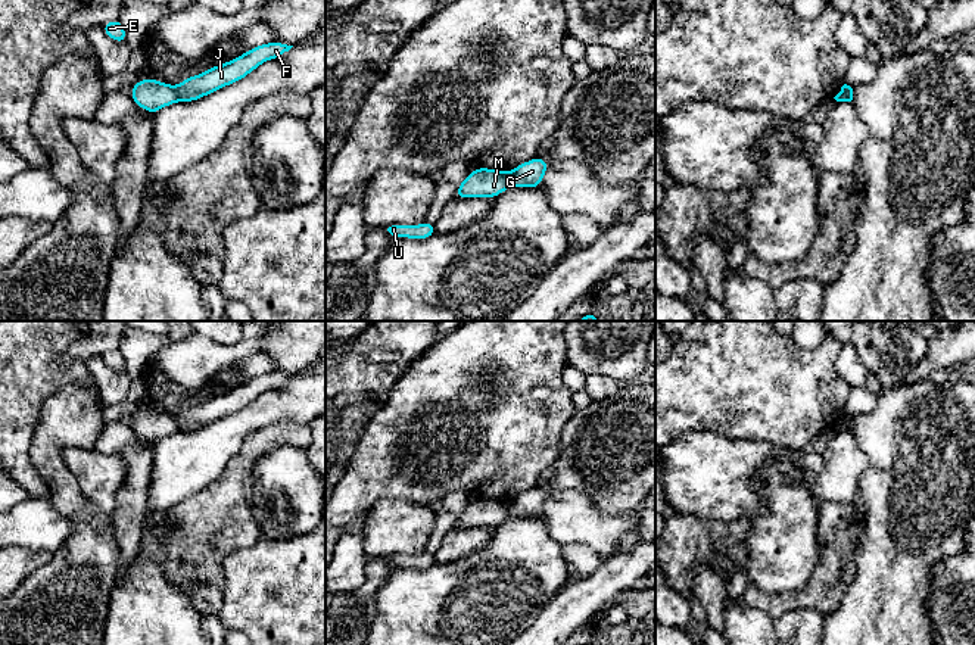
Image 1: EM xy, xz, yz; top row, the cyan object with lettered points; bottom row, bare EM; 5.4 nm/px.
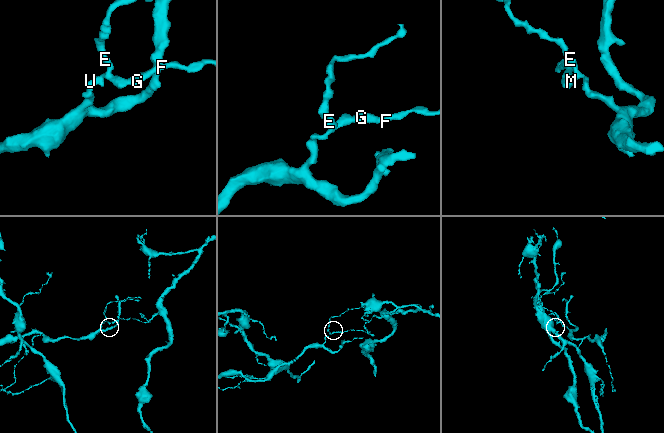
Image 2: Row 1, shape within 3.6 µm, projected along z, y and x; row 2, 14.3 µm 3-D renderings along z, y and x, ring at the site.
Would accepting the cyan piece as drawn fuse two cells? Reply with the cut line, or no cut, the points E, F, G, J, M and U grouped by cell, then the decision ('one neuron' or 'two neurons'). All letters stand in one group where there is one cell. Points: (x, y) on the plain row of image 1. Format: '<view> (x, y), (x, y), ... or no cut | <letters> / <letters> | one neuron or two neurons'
xy (174, 417), (180, 430) | E M U / F G J | two neurons

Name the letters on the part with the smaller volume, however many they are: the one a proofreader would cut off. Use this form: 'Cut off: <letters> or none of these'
Cut off: E, M, U

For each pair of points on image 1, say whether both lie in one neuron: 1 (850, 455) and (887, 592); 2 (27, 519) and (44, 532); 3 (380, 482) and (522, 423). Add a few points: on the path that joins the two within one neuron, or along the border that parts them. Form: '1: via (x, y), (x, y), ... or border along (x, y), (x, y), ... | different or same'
1: border along (862, 451), (868, 467), (859, 480), (857, 502) | different
2: via (31, 523), (40, 527) | same
3: via (416, 488), (441, 488), (486, 449) | same

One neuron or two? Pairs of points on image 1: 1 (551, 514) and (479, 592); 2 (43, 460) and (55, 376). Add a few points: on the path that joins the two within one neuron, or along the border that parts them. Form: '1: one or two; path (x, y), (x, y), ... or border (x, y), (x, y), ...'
1: two; border (538, 517), (550, 535), (561, 545)
2: two; border (86, 386), (67, 385), (52, 393), (36, 426)

